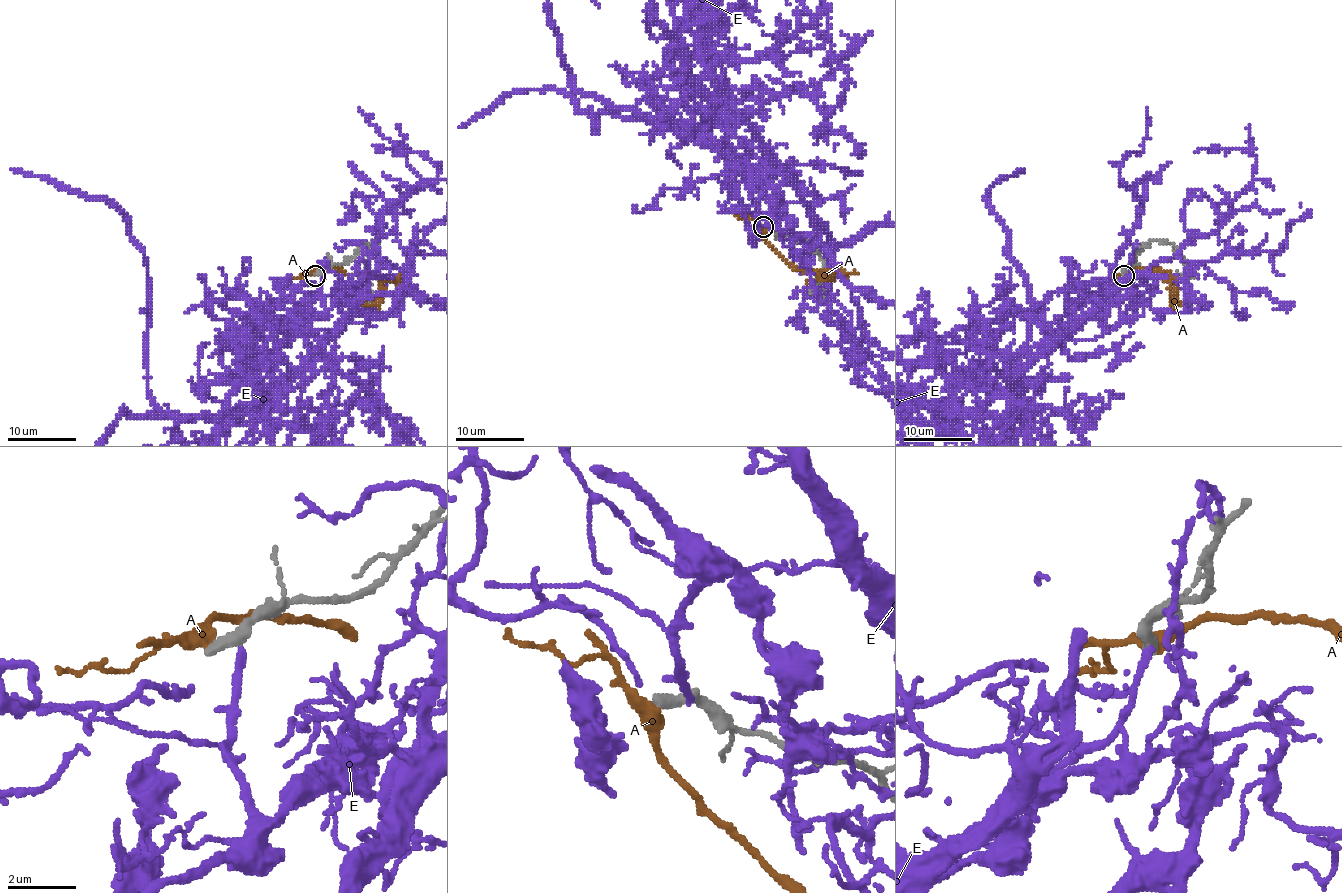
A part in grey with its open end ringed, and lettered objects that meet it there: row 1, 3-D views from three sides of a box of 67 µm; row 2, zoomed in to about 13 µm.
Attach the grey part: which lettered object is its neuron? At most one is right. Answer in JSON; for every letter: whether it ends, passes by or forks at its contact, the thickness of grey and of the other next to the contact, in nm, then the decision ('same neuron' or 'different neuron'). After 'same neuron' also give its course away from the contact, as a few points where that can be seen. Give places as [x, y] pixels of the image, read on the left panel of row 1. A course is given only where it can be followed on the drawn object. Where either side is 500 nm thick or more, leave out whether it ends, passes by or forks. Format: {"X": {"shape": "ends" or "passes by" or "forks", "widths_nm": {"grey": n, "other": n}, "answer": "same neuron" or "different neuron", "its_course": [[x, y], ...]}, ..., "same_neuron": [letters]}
{"A": {"shape": "passes by", "widths_nm": {"grey": 360, "other": 360}, "answer": "different neuron"}, "E": {"shape": "ends", "widths_nm": {"grey": 480, "other": 180}, "answer": "different neuron"}, "same_neuron": []}

